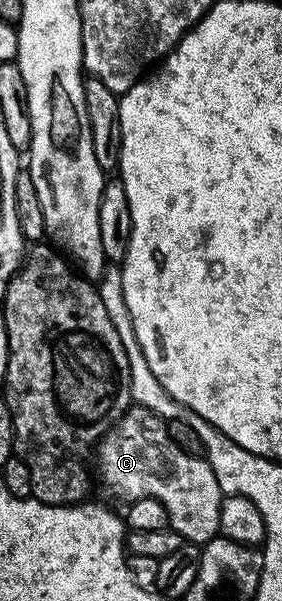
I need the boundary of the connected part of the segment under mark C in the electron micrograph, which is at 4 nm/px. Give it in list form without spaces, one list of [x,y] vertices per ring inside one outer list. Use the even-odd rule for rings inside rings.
[[[133,405],[127,413],[112,426],[98,444],[94,459],[100,462],[100,483],[116,499],[124,499],[125,504],[133,503],[142,497],[154,497],[166,505],[168,522],[185,541],[192,545],[203,545],[220,535],[220,500],[222,492],[214,469],[210,469],[208,460],[191,451],[183,451],[168,432],[168,424],[145,407]]]

